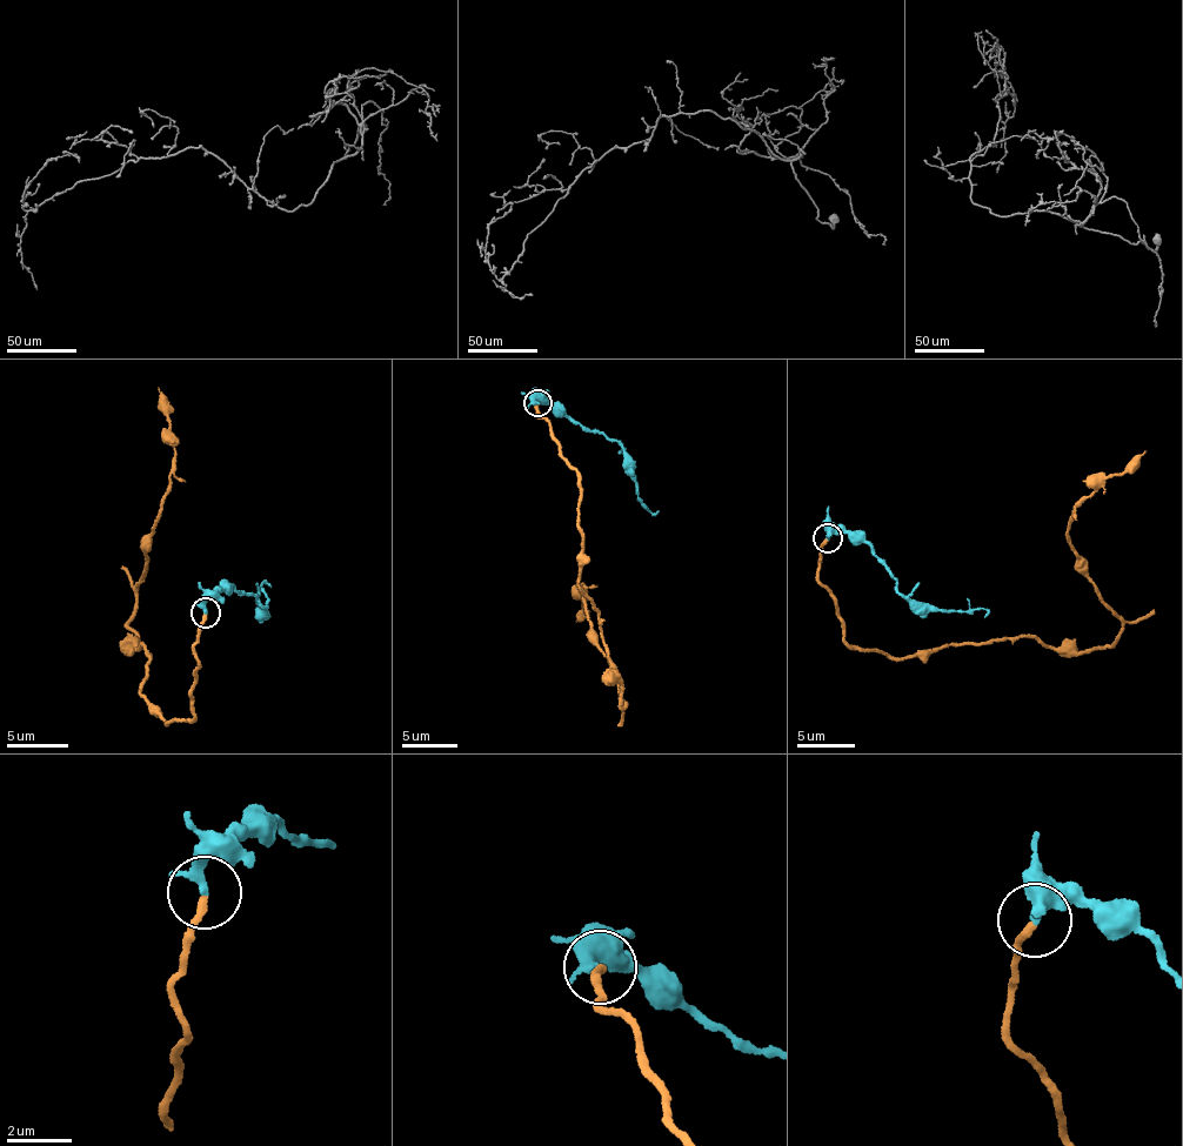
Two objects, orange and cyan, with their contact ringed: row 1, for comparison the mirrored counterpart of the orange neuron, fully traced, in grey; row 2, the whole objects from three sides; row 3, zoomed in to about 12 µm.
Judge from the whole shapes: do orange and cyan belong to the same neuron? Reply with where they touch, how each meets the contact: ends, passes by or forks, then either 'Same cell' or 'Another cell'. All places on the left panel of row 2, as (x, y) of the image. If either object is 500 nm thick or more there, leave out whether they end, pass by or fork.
Place: (205, 612). At the ring orange ends. At the ring cyan passes by. Same cell

